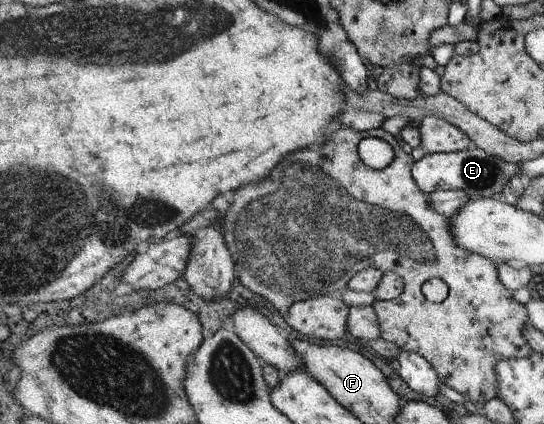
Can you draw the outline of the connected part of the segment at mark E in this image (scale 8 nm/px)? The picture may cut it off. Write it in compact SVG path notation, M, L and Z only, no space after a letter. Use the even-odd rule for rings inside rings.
M471 146L459 152L426 153L415 161L412 176L417 187L426 194L437 190L457 190L468 192L470 198L499 199L509 180L515 175L522 175L523 166L521 163L503 161L497 155L489 155L483 149Z

